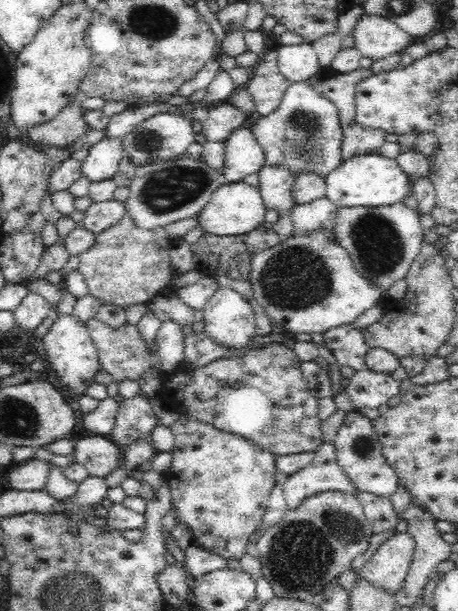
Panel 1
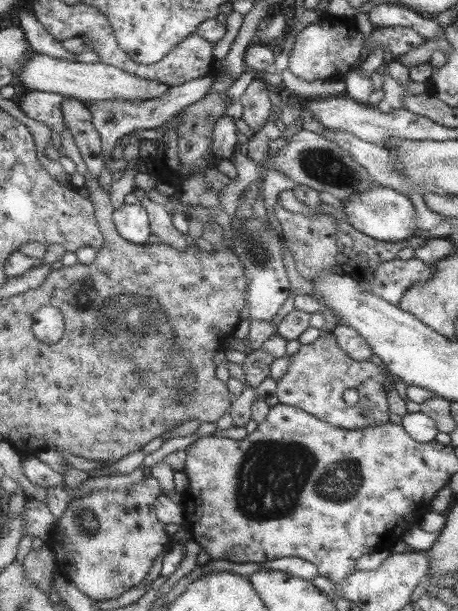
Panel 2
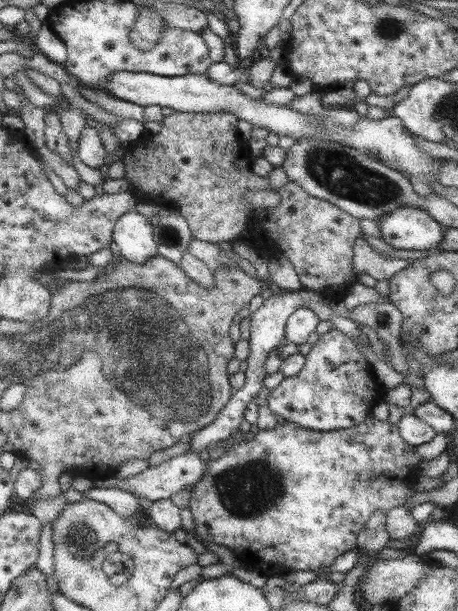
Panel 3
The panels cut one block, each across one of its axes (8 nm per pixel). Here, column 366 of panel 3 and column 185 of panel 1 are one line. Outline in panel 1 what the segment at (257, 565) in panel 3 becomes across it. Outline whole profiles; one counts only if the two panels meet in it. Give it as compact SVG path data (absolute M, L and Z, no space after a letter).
M180 417L171 427L175 442L172 447L170 470L163 473L171 488L171 503L176 516L188 524L194 534L194 546L219 554L222 558L240 560L246 552L246 544L263 521L274 488L275 455L254 441L218 430L210 424Z

